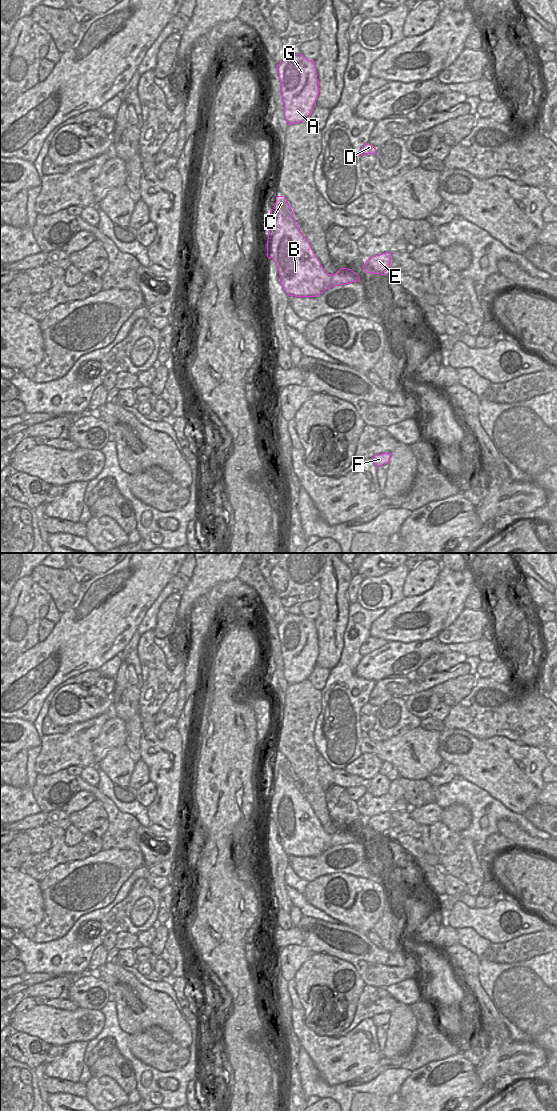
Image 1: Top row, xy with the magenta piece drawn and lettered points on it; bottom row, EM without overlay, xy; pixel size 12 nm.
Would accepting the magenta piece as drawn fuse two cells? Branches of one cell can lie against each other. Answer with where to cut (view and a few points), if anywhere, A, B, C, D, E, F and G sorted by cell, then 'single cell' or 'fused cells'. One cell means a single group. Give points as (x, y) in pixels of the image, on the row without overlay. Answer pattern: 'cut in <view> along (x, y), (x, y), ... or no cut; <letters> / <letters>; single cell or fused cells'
no cut; A B C D E F G; single cell

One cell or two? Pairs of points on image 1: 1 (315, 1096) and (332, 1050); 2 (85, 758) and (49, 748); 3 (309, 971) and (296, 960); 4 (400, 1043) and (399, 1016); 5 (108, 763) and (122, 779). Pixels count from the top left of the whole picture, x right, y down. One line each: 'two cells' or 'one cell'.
1: two cells
2: one cell
3: two cells
4: one cell
5: one cell

